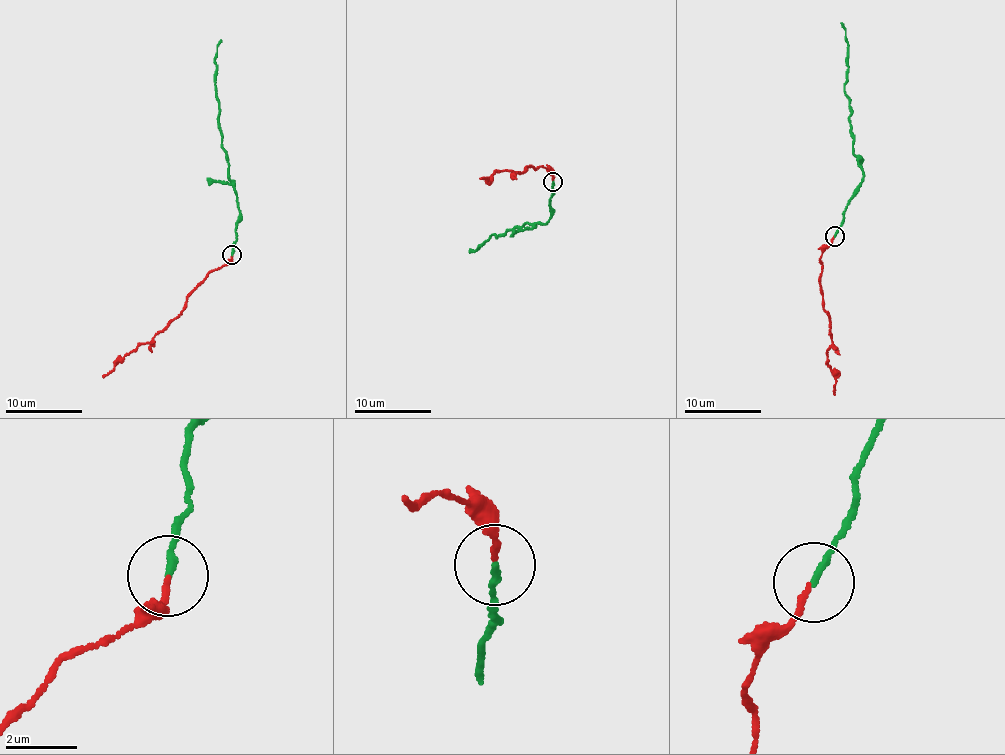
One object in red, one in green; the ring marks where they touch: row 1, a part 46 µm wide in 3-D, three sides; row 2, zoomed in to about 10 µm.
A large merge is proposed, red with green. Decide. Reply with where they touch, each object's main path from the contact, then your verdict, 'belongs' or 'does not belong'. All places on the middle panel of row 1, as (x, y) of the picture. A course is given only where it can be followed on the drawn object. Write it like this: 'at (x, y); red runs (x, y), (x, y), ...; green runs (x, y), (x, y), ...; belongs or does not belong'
at (553, 181); red runs (553, 181), (547, 169), (530, 165), (522, 172), (500, 170), (479, 179); green runs (553, 181), (549, 202), (551, 214), (546, 221), (507, 229), (496, 237), (490, 235), (473, 252), (469, 248); belongs

